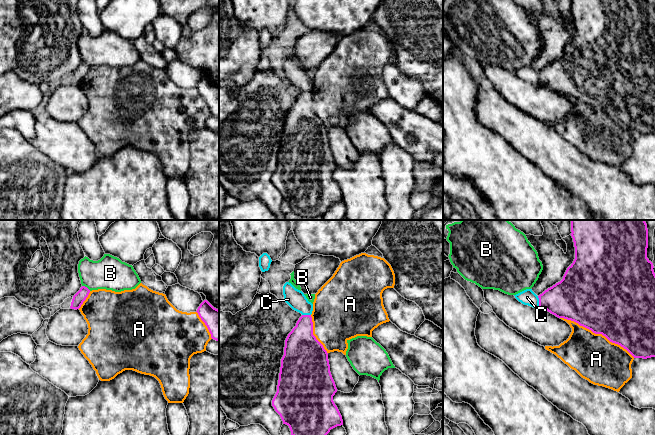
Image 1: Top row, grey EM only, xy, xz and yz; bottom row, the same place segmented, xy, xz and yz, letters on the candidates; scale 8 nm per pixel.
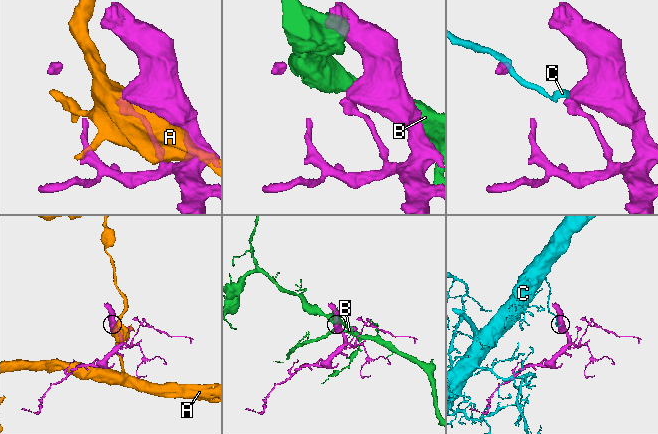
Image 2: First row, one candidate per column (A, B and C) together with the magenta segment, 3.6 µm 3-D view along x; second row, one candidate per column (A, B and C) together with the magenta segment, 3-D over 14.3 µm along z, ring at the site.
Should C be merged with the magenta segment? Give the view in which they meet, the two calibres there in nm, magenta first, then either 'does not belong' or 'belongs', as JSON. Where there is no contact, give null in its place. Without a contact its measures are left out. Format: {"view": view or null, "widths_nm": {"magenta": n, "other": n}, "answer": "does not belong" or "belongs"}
{"view": "yz", "widths_nm": {"magenta": 320, "other": 130}, "answer": "does not belong"}

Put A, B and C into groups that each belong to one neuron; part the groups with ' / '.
A / B / C

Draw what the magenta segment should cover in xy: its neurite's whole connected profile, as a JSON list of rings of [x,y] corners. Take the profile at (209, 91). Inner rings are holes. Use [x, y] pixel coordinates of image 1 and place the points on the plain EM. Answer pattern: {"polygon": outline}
{"polygon": [[[204,76],[196,88],[207,102],[211,114],[219,117],[219,86],[214,84],[207,76]]]}

